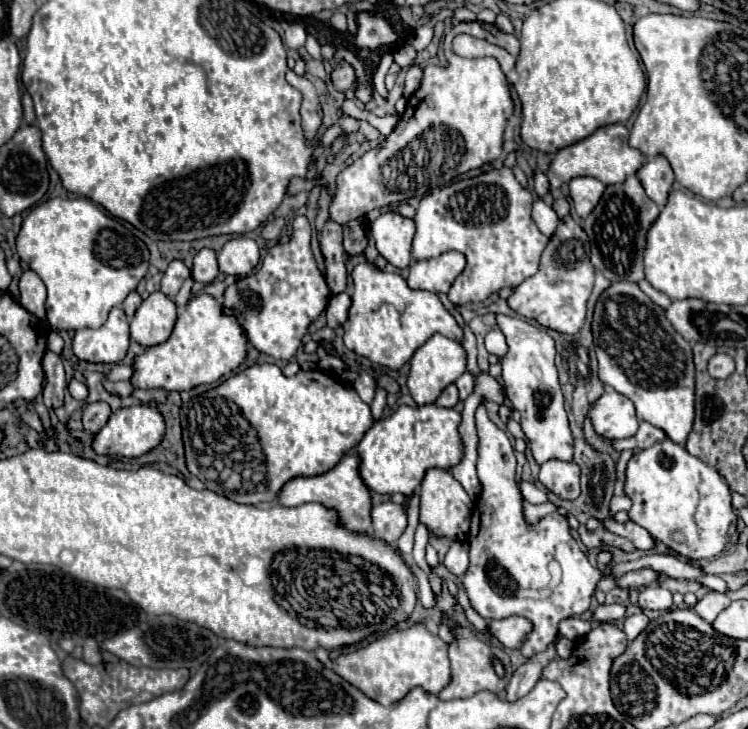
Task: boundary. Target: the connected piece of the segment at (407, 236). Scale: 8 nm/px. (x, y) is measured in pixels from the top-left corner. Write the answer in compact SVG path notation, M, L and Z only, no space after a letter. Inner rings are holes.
M397 211L383 213L369 227L371 237L375 239L375 247L379 255L399 267L405 269L411 263L411 239L415 235L413 219L399 215Z

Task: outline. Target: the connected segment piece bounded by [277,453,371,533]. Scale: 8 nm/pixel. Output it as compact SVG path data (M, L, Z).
M343 455L341 461L329 469L327 473L321 475L313 475L313 477L293 477L289 479L279 495L277 495L279 505L285 507L297 507L301 503L321 503L327 509L337 511L339 523L341 527L355 531L355 533L369 533L371 531L371 517L369 517L369 509L371 509L371 495L369 489L365 489L365 485L361 485L361 477L357 477L357 455Z

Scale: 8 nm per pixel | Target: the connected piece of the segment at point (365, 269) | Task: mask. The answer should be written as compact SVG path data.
M355 265L351 279L353 297L347 319L349 327L345 325L345 347L357 355L391 369L401 369L415 349L419 349L433 333L441 333L451 339L459 339L463 335L437 293L411 289L401 275L375 271L371 265Z

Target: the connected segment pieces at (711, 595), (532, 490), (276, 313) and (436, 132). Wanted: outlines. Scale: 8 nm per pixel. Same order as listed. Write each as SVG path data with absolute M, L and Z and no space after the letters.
M709 591L703 599L699 599L699 603L695 605L695 611L707 621L707 623L713 623L715 617L731 603L731 599L723 593L717 593L717 591Z
M519 481L517 483L519 485L519 491L521 491L521 495L529 501L529 503L533 503L533 505L539 505L539 503L545 503L547 501L547 497L545 497L545 493L543 491L539 491L533 483L527 483L527 481Z
M295 217L293 239L285 245L271 247L259 271L229 285L223 293L223 313L229 315L229 309L235 311L239 323L243 325L247 341L257 351L273 359L289 361L295 355L311 321L319 317L319 313L327 307L331 297L329 287L321 277L317 263L313 259L309 239L311 239L309 221L305 217Z
M457 23L443 41L443 51L449 61L447 67L427 67L423 70L423 81L417 93L407 101L405 113L395 127L395 131L385 139L385 143L379 149L367 151L363 157L359 157L353 165L345 167L337 175L337 185L335 185L335 195L329 205L329 219L345 225L351 219L365 217L369 211L375 207L381 209L385 205L397 205L401 201L407 201L409 197L423 197L425 193L431 193L437 187L449 185L457 175L467 173L469 169L477 169L485 163L495 161L501 155L503 147L503 131L507 125L507 119L513 115L513 99L509 91L509 83L505 79L505 73L499 67L499 61L493 57L483 57L483 59L463 59L457 57L451 51L451 41L459 33L469 33L475 37L481 37L493 45L499 45L507 49L509 53L519 53L519 41L515 35L503 33L501 29L485 23Z

